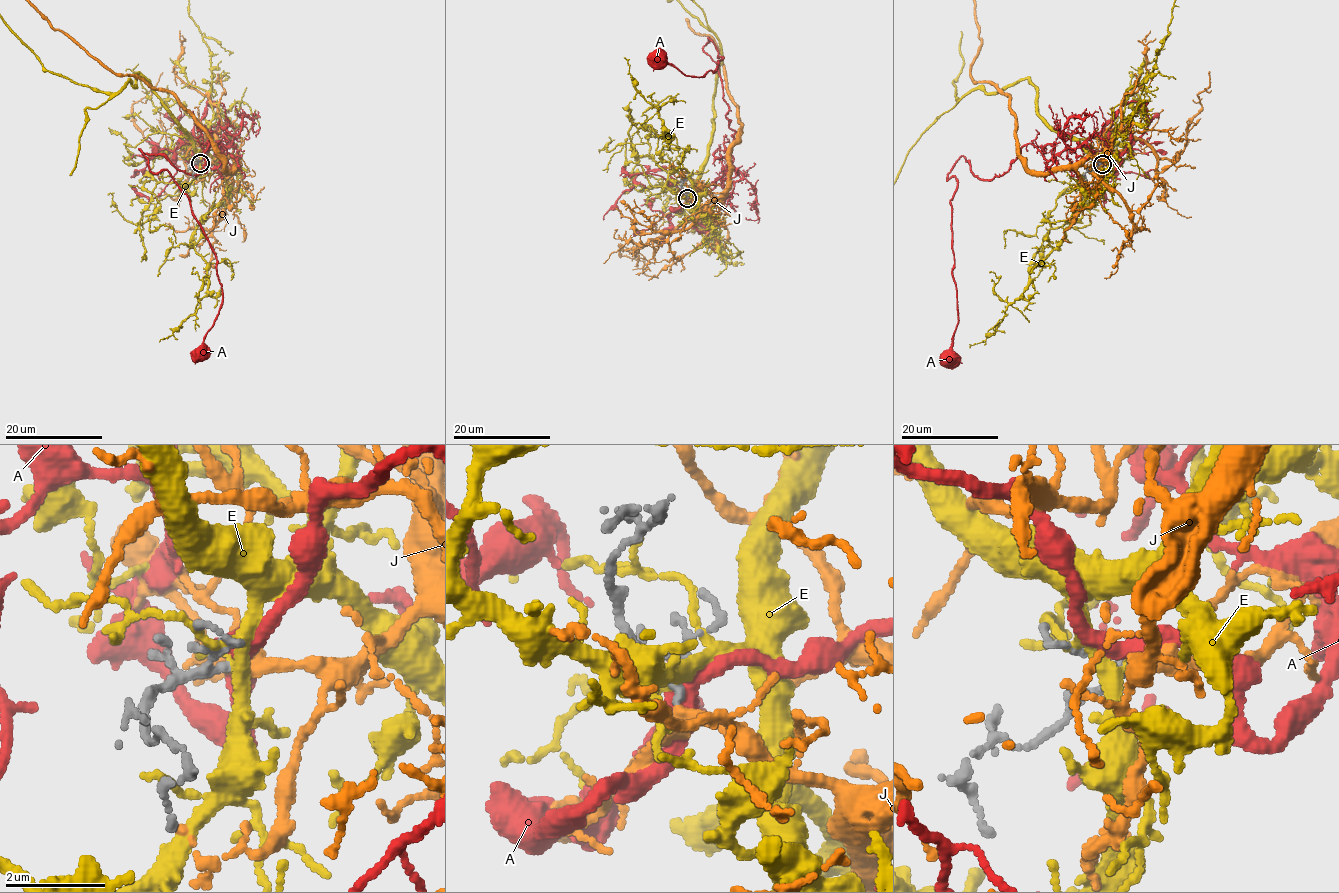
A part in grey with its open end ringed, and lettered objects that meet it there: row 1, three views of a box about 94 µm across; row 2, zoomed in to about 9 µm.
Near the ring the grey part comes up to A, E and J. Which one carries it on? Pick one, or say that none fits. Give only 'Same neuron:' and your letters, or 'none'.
Same neuron: J

